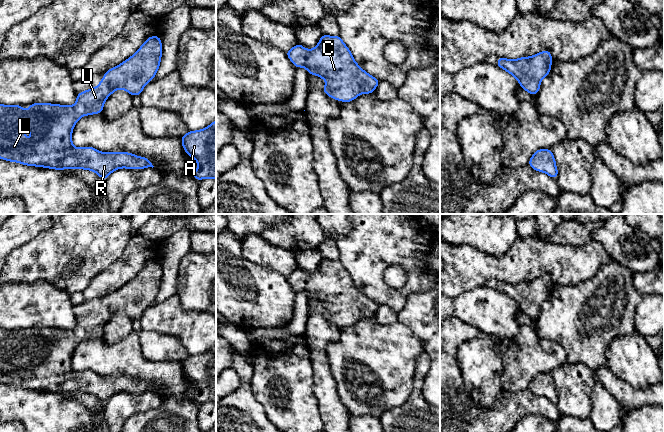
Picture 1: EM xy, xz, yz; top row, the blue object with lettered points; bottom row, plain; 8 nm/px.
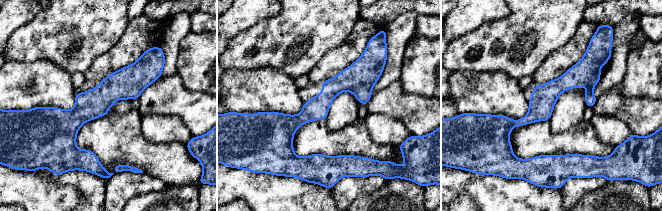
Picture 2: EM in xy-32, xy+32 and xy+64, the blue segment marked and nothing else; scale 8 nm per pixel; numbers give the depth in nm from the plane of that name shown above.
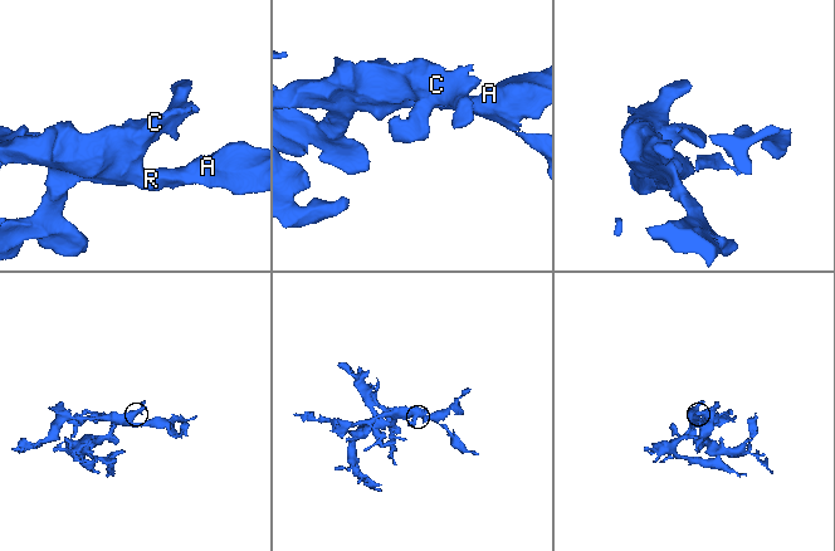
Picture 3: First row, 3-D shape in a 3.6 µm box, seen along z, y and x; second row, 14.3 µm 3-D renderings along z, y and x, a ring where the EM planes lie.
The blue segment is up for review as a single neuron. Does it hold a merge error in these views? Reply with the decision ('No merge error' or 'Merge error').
No merge error

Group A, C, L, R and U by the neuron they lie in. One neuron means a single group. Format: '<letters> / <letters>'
A C L R U

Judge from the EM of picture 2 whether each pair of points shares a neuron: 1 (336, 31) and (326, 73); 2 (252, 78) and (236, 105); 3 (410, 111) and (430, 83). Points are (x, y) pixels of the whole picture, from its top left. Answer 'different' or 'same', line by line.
1: different
2: same
3: different

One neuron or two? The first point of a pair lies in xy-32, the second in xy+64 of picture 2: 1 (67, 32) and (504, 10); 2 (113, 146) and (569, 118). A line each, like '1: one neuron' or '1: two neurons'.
1: two neurons
2: two neurons

